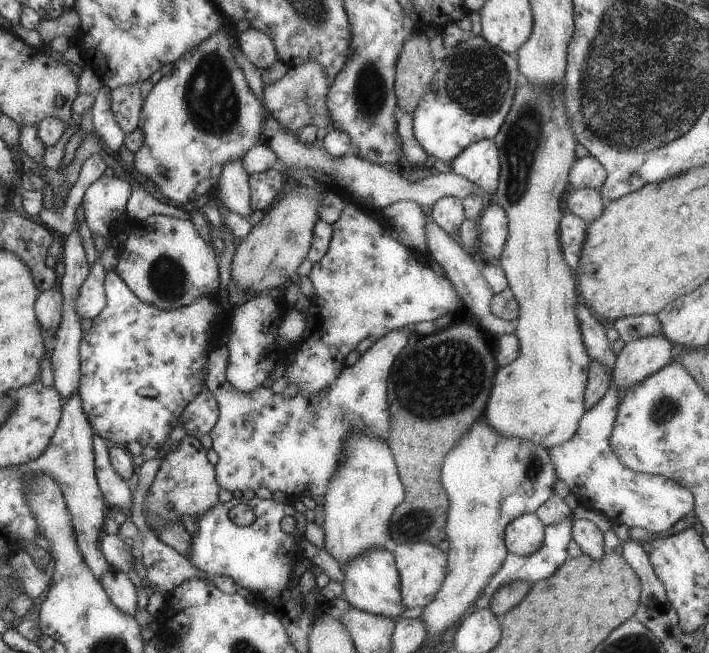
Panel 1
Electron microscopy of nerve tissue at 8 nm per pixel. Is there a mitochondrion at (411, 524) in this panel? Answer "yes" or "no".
yes

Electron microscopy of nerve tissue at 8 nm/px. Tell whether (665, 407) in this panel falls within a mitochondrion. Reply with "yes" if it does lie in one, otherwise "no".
yes

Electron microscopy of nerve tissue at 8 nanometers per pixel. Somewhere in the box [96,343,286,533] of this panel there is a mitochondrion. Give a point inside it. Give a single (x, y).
(166, 506)

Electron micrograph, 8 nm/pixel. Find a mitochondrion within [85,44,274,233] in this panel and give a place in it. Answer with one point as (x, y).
(211, 99)

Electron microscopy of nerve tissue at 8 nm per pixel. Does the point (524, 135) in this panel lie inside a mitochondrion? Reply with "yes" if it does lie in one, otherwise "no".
yes

